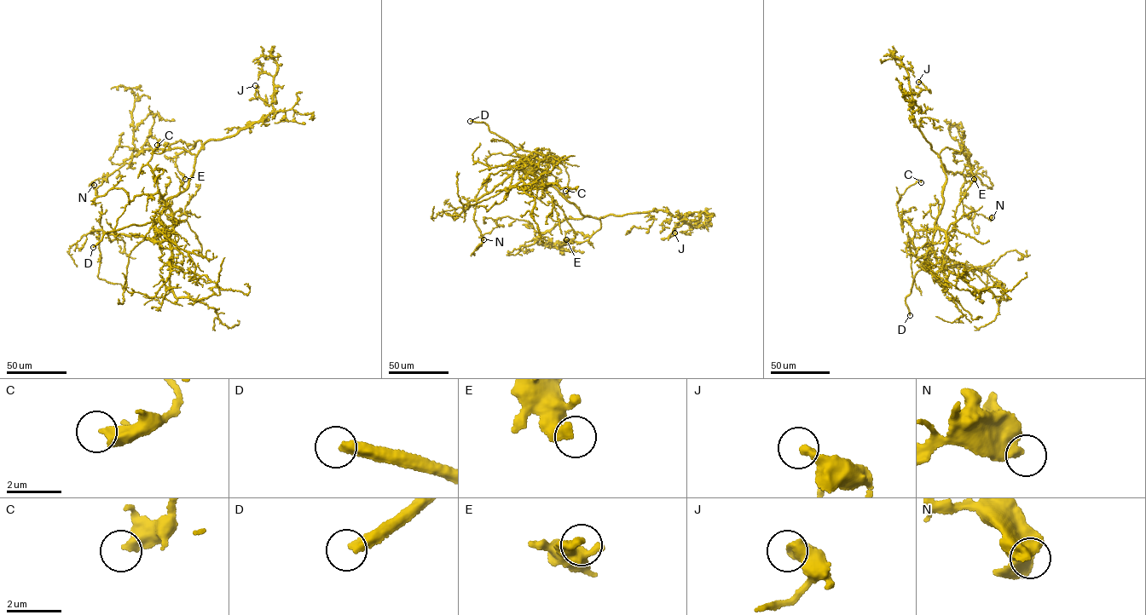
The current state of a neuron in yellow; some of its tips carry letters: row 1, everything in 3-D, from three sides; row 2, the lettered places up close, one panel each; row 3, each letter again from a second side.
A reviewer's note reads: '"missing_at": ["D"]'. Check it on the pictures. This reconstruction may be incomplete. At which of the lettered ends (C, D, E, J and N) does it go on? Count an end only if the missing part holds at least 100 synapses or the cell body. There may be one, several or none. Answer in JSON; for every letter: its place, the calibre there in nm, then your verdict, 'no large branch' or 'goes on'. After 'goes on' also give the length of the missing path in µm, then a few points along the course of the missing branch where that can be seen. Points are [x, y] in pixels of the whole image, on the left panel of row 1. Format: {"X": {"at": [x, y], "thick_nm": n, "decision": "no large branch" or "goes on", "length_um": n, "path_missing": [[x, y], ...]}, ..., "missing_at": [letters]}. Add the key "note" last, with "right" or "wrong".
{"C": {"at": [157, 145], "thick_nm": 440, "decision": "no large branch"}, "D": {"at": [93, 247], "thick_nm": 360, "decision": "goes on", "length_um": 15, "path_missing": [[93, 247], [80, 253]]}, "E": {"at": [185, 179], "thick_nm": 400, "decision": "no large branch"}, "J": {"at": [255, 85], "thick_nm": 300, "decision": "no large branch"}, "N": {"at": [94, 185], "thick_nm": 480, "decision": "no large branch"}, "missing_at": ["D"], "note": "right"}

